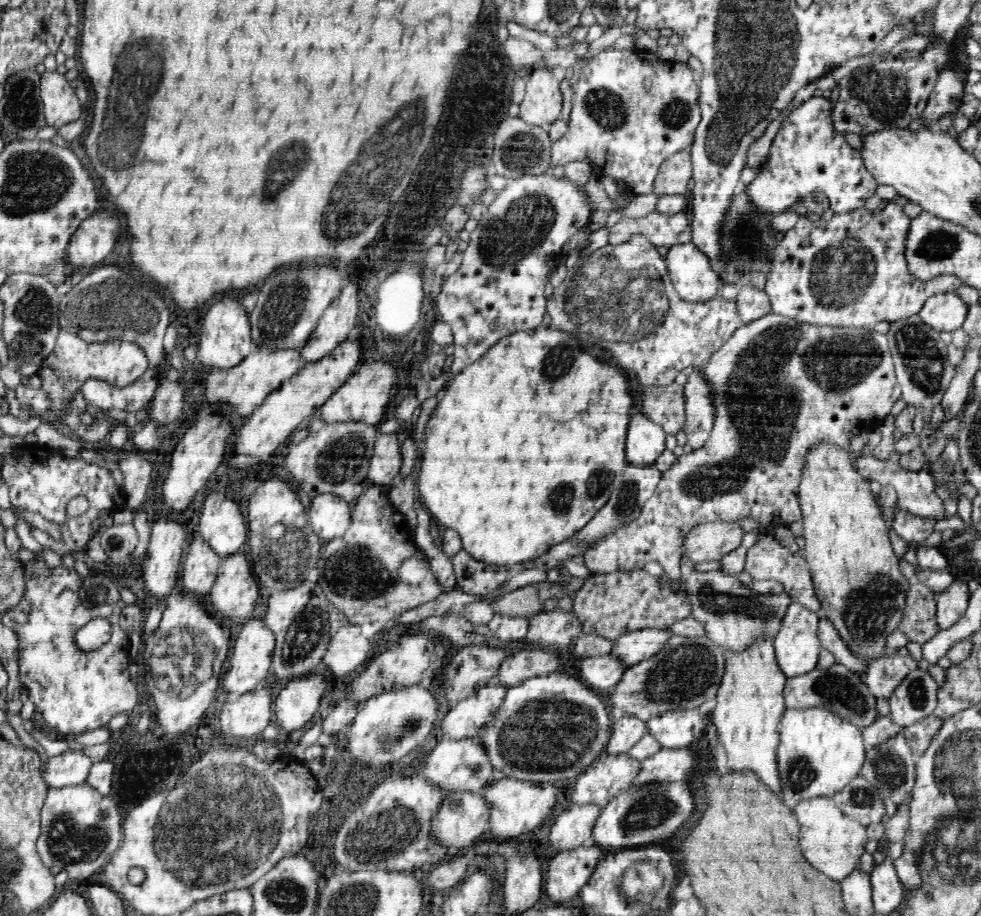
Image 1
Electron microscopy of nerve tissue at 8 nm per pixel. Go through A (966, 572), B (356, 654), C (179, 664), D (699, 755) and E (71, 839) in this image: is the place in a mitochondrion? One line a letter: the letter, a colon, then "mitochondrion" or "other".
A: other
B: other
C: mitochondrion
D: other
E: mitochondrion

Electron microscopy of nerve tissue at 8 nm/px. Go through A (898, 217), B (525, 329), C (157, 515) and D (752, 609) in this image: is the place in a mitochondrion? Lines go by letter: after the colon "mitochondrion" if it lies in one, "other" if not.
A: other
B: other
C: other
D: mitochondrion

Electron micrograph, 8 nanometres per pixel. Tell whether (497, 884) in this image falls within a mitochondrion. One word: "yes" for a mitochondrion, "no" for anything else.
no

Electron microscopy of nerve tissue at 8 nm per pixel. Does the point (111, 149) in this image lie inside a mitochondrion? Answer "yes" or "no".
yes

